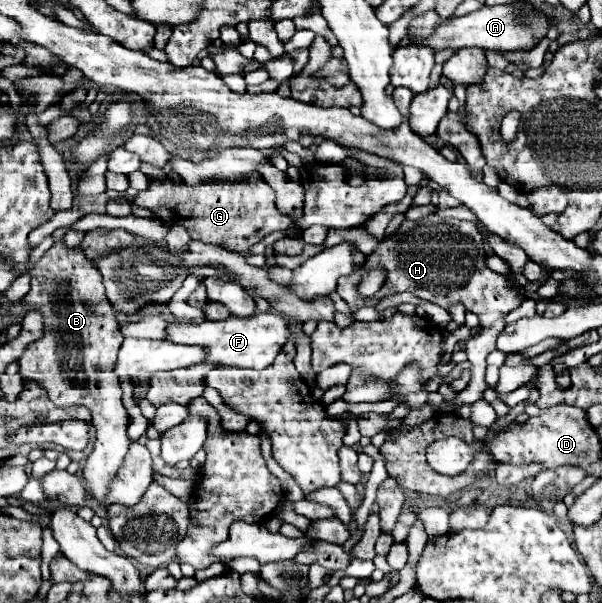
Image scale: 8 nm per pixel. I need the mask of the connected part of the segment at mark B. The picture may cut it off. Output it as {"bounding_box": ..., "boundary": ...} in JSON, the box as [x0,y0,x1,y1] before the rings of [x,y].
{"bounding_box":[20,241,132,503],"boundary":[[[56,241],[34,265],[30,277],[32,289],[24,297],[24,305],[26,311],[38,311],[46,317],[46,337],[34,341],[34,345],[22,353],[20,373],[24,379],[42,385],[56,407],[70,407],[70,403],[76,403],[90,409],[98,439],[84,465],[82,477],[90,493],[102,503],[132,443],[126,435],[128,413],[122,405],[122,389],[114,373],[118,345],[122,345],[124,337],[116,313],[104,295],[102,275],[80,247],[66,247],[64,241]]]}

